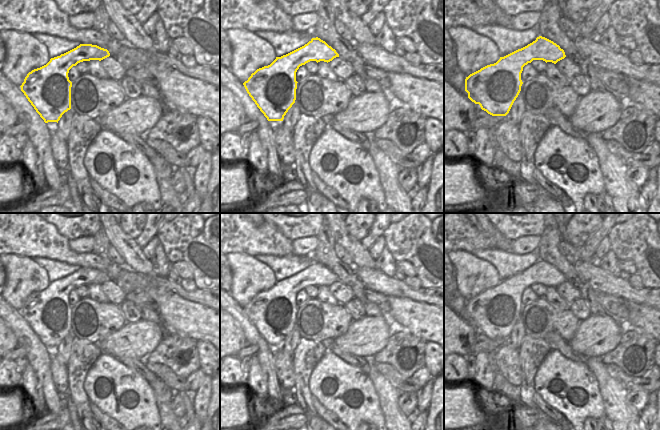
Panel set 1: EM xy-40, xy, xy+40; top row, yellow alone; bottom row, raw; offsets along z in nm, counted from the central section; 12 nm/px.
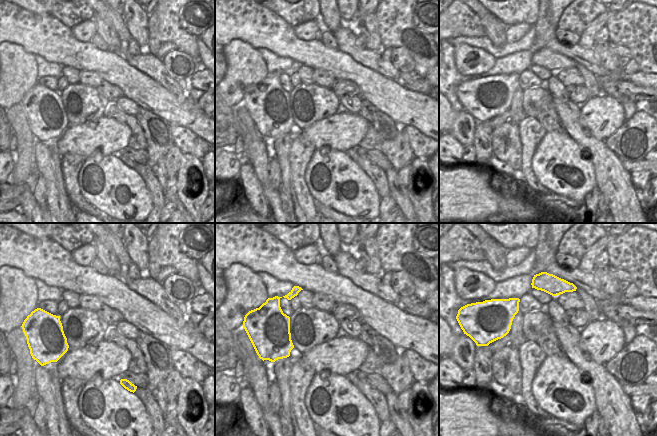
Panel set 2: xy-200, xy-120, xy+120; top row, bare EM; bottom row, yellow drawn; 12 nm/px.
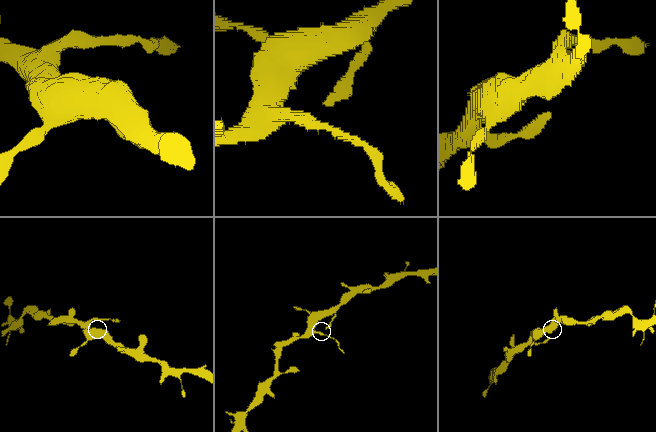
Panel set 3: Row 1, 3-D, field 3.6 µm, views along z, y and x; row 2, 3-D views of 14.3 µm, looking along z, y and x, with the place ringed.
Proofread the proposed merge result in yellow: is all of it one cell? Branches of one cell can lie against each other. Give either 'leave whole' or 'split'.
split

